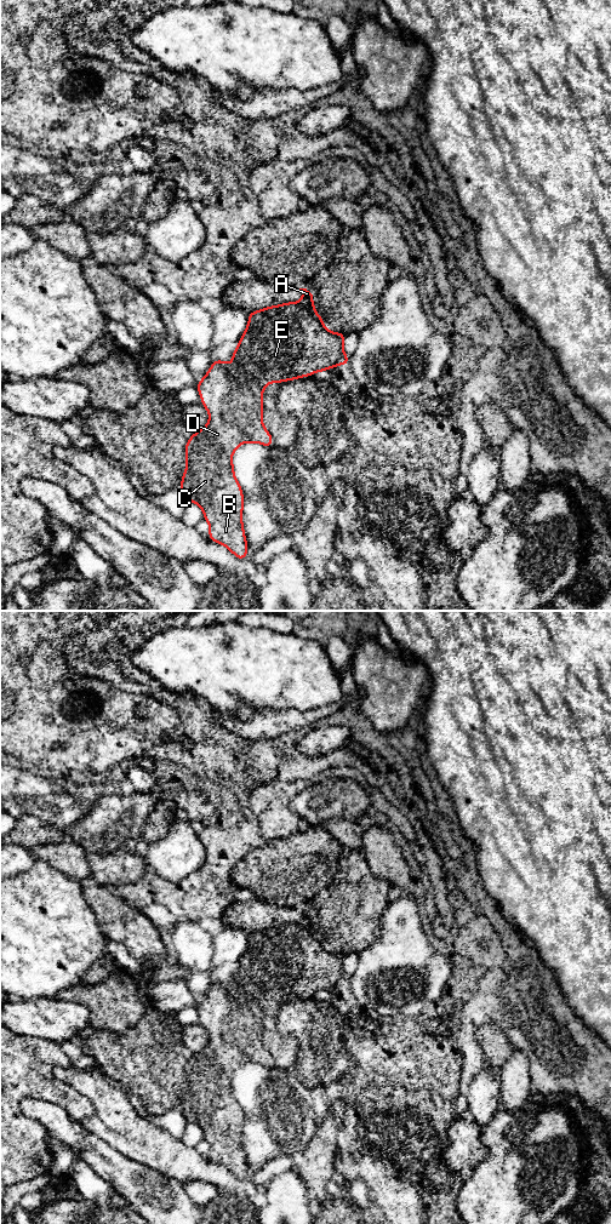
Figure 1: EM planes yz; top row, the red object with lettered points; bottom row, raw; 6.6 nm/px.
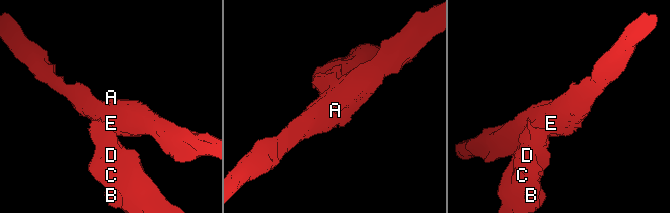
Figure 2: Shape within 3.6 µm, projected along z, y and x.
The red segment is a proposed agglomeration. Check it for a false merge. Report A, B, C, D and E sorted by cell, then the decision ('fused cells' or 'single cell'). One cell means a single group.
groups A E / B C D; fused cells

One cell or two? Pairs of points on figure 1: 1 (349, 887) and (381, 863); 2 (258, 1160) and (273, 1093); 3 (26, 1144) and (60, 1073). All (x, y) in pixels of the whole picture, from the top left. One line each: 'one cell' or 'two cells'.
1: two cells
2: one cell
3: two cells

